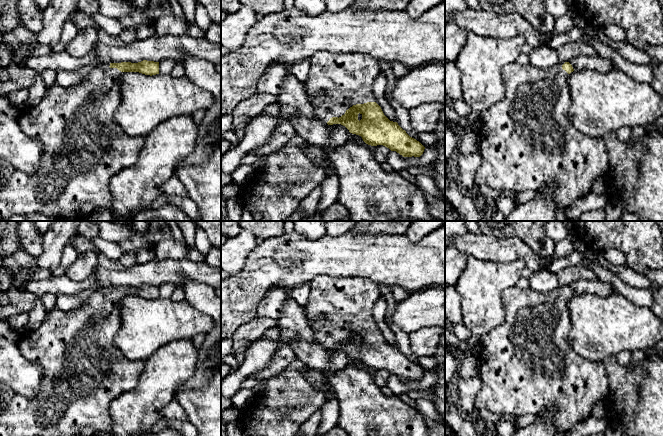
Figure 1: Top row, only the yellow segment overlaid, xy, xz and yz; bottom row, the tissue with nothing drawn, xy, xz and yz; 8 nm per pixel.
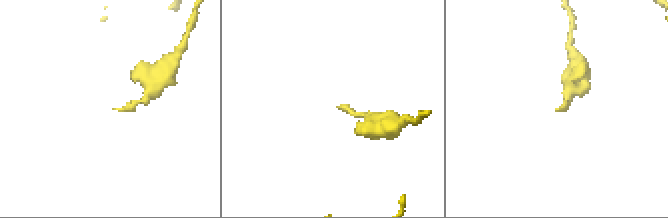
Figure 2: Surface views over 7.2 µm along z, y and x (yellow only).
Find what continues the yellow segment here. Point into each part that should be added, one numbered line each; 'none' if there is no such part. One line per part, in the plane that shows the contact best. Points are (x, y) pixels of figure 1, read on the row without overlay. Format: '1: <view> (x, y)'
1: xz (346, 303)

